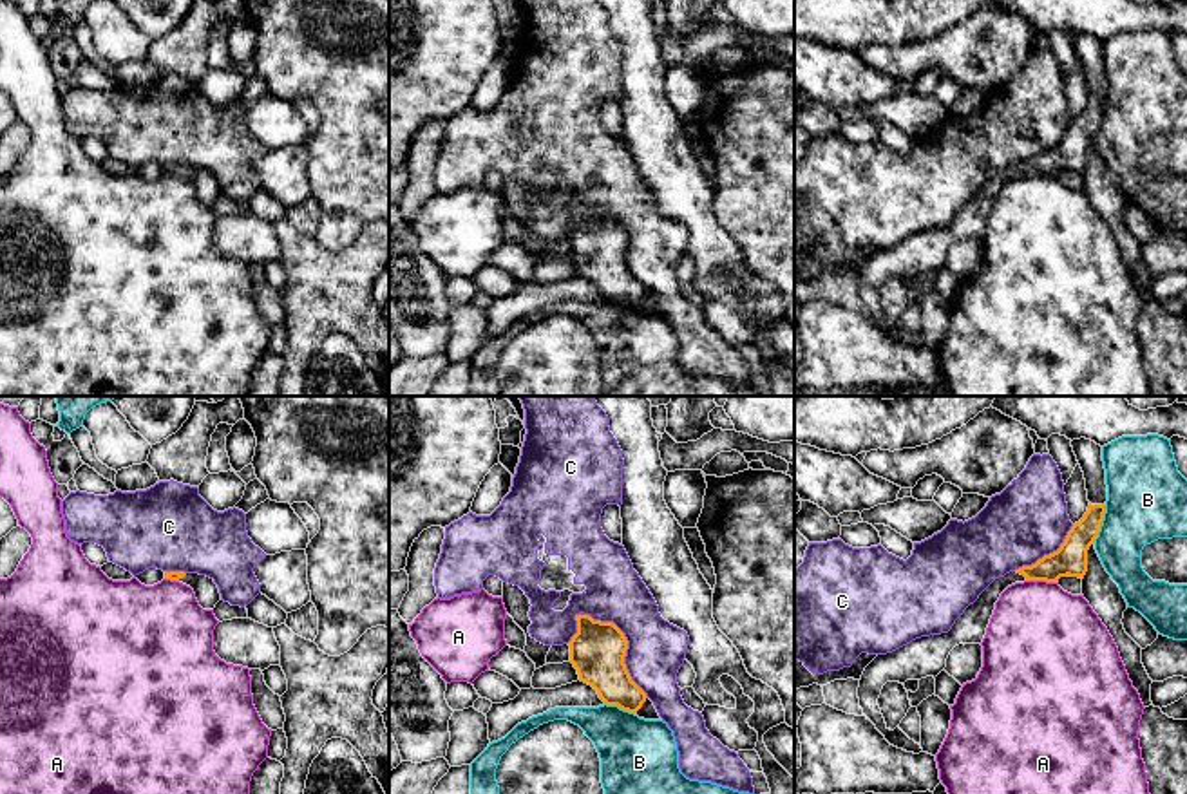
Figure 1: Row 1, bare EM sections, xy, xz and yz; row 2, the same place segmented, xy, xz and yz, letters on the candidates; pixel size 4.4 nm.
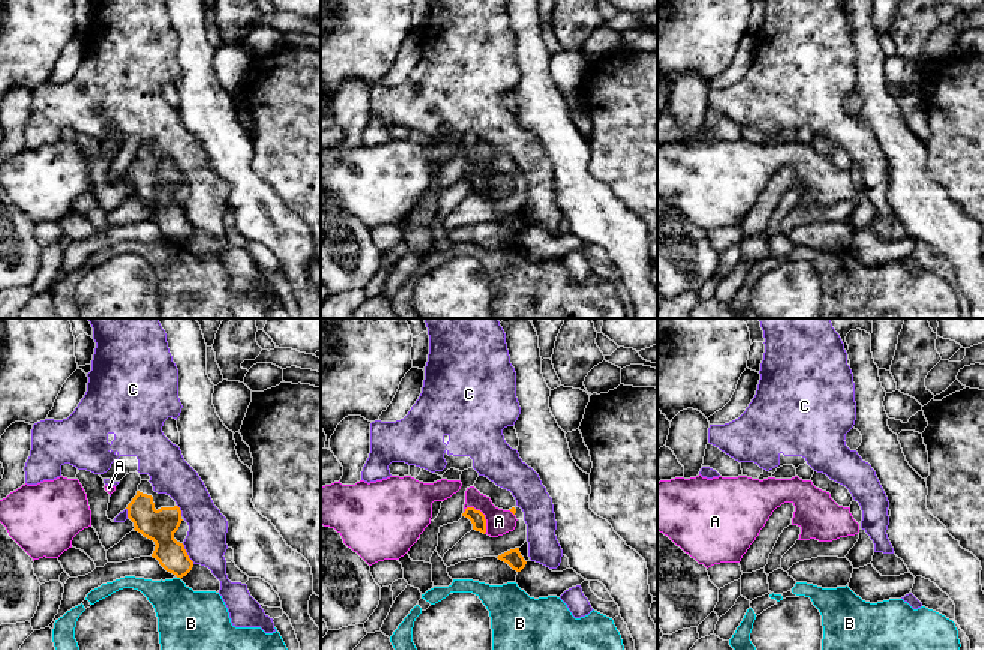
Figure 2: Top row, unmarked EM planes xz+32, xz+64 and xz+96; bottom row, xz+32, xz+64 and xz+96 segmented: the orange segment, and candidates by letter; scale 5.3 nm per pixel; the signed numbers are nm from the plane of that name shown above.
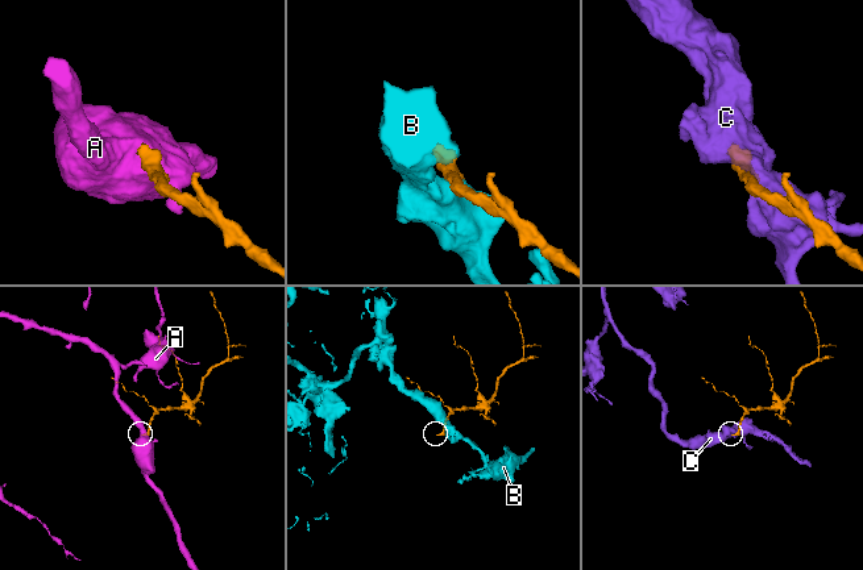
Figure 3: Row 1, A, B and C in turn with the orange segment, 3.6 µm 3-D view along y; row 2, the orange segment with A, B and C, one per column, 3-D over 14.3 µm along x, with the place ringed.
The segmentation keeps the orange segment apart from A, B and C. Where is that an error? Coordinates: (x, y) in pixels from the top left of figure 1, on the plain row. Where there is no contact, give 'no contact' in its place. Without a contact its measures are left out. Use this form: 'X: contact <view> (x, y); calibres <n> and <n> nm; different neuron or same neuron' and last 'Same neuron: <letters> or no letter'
A: contact yz (1041, 174); calibres 140 and 460 nm; different neuron
B: contact yz (1101, 118); calibres 140 and 360 nm; different neuron
C: contact xz (626, 237); calibres 240 and 260 nm; different neuron
Same neuron: no letter

